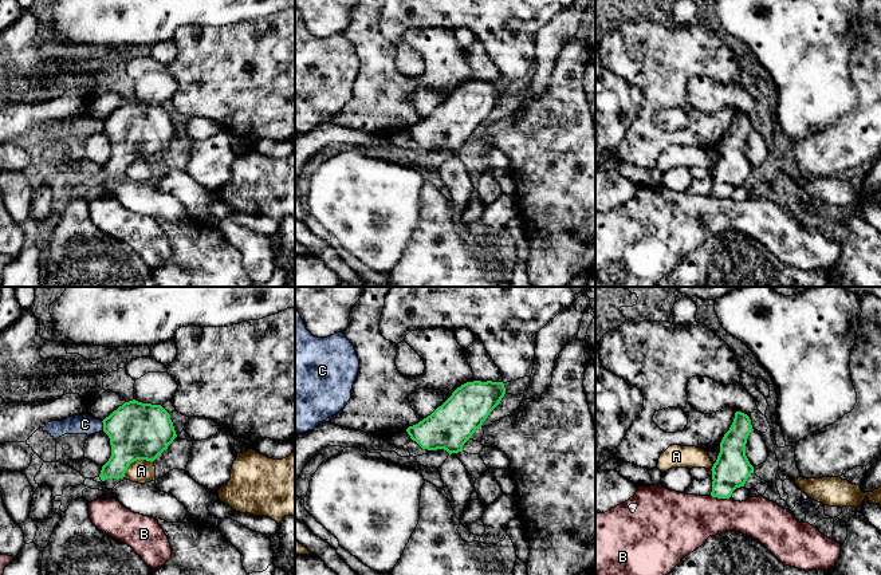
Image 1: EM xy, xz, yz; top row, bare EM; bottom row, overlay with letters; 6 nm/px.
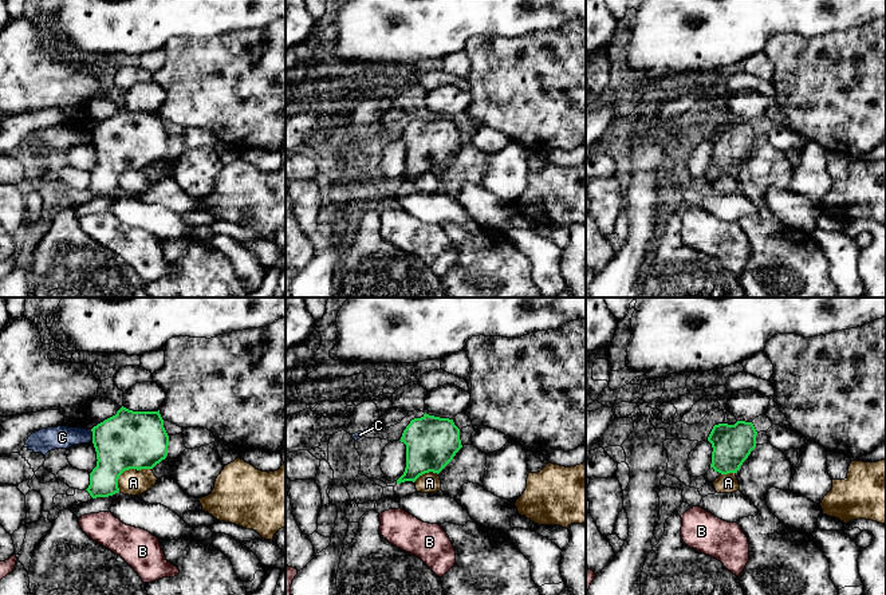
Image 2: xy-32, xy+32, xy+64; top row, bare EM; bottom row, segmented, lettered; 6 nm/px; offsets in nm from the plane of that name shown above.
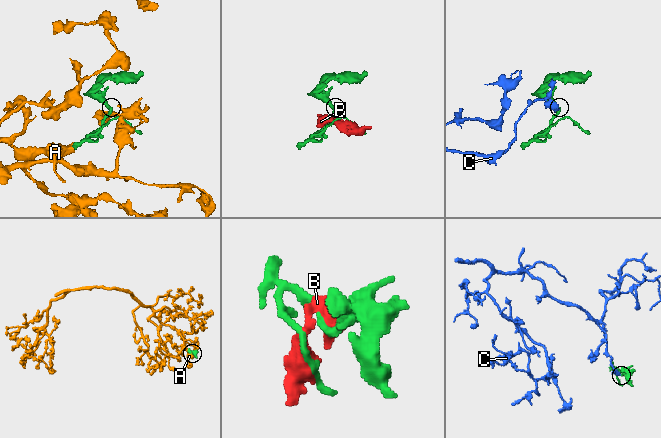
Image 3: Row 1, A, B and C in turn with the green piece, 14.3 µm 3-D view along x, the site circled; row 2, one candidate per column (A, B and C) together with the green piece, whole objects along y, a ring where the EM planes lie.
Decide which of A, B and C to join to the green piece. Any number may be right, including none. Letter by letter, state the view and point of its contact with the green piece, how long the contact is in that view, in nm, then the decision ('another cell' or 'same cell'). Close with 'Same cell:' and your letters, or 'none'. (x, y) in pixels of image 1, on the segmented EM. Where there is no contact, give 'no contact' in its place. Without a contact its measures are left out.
A: xy (136, 460) | 200 nm | another cell
B: yz (720, 497) | 110 nm | another cell
C: xy (103, 425) | 60 nm | another cell
Same cell: none

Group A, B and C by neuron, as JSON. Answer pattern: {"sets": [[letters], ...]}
{"sets": [["A"], ["B"], ["C"]]}

